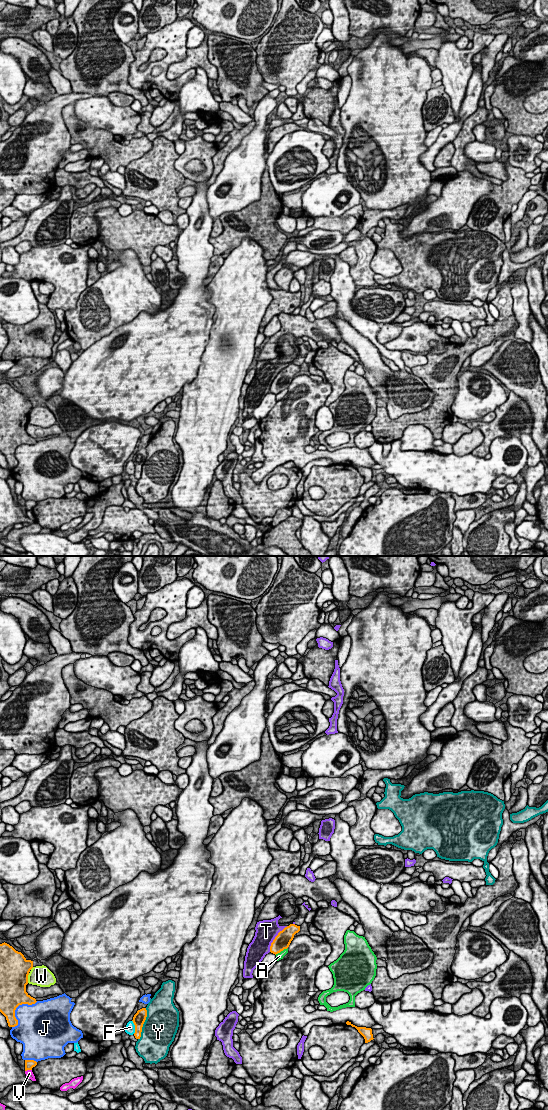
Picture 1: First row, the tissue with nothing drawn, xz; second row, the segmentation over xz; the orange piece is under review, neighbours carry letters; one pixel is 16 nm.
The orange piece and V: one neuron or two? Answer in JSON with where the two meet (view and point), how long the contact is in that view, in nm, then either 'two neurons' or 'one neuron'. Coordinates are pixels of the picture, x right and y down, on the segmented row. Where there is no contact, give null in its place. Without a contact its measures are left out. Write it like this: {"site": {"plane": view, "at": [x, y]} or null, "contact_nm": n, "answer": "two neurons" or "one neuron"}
{"site": {"plane": "xz", "at": [28, 1069]}, "contact_nm": 120, "answer": "two neurons"}

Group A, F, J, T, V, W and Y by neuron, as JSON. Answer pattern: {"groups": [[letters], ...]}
{"groups": [["A"], ["F"], ["J"], ["T"], ["V"], ["W"], ["Y"]]}

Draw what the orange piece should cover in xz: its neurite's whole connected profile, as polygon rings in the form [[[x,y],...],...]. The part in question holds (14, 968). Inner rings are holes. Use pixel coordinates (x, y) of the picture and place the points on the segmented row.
[[[7,943],[0,944],[0,1012],[6,1017],[9,1027],[18,1025],[15,1010],[19,1005],[35,1004],[37,1001],[26,992],[28,975],[33,968],[33,961],[27,960],[21,952]]]

